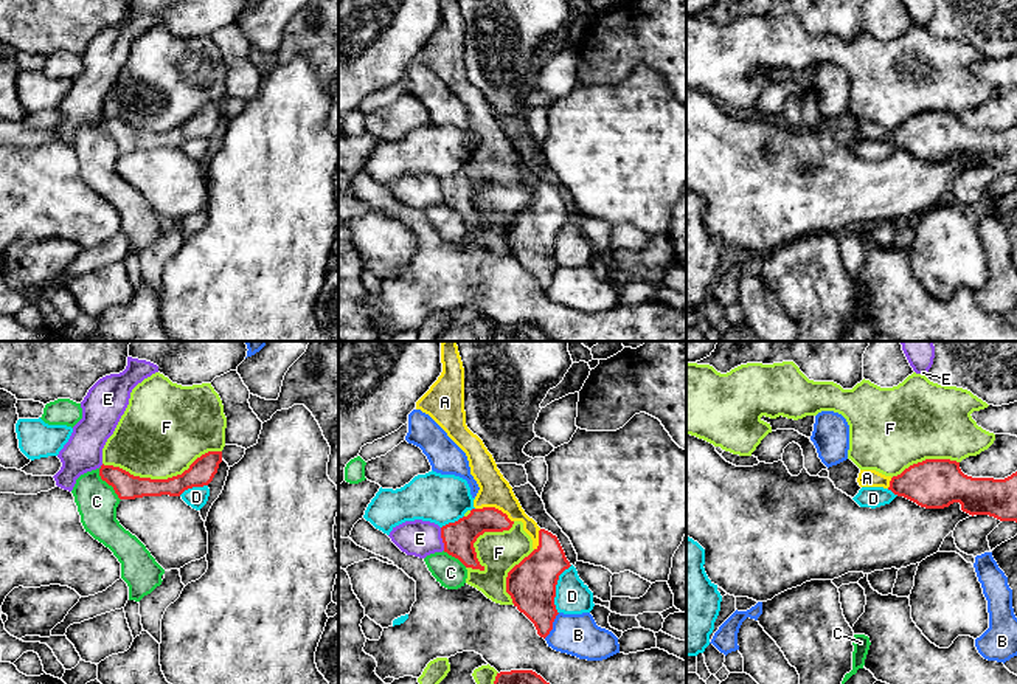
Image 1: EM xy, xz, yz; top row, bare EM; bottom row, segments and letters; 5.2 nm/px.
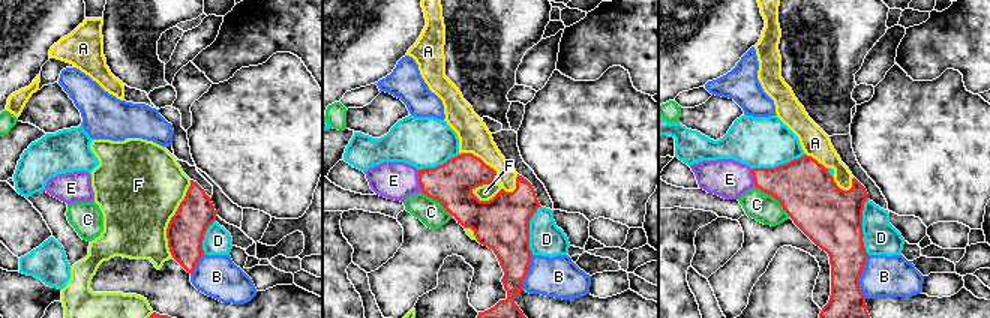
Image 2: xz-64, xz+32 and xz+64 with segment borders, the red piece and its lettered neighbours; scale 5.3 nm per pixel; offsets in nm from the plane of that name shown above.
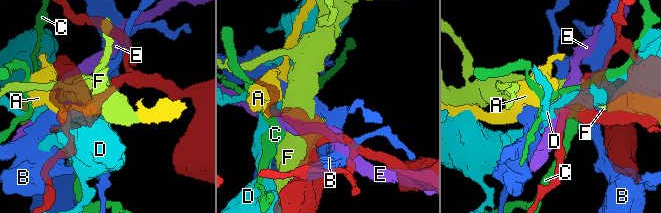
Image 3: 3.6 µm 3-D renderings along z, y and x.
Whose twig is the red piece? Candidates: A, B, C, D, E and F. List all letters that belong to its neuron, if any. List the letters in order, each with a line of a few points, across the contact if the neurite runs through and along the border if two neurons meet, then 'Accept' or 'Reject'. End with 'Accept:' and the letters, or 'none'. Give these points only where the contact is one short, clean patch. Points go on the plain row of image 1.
A: Line: xz (458, 190), (494, 160), (494, 143). Accept
B: Reject
C: Reject
D: Reject
E: Line: xz (440, 180), (444, 202). Reject
F: Reject
Accept: A

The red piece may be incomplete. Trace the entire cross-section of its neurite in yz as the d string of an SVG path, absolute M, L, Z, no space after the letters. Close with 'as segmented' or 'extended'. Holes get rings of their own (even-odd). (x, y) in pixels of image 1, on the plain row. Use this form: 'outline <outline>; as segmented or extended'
outline M925 112L897 129L876 123L860 123L860 140L883 140L925 161L944 161L953 155L969 168L989 168L1017 175L1017 124L1005 132L972 130L961 124L960 115Z; extended

